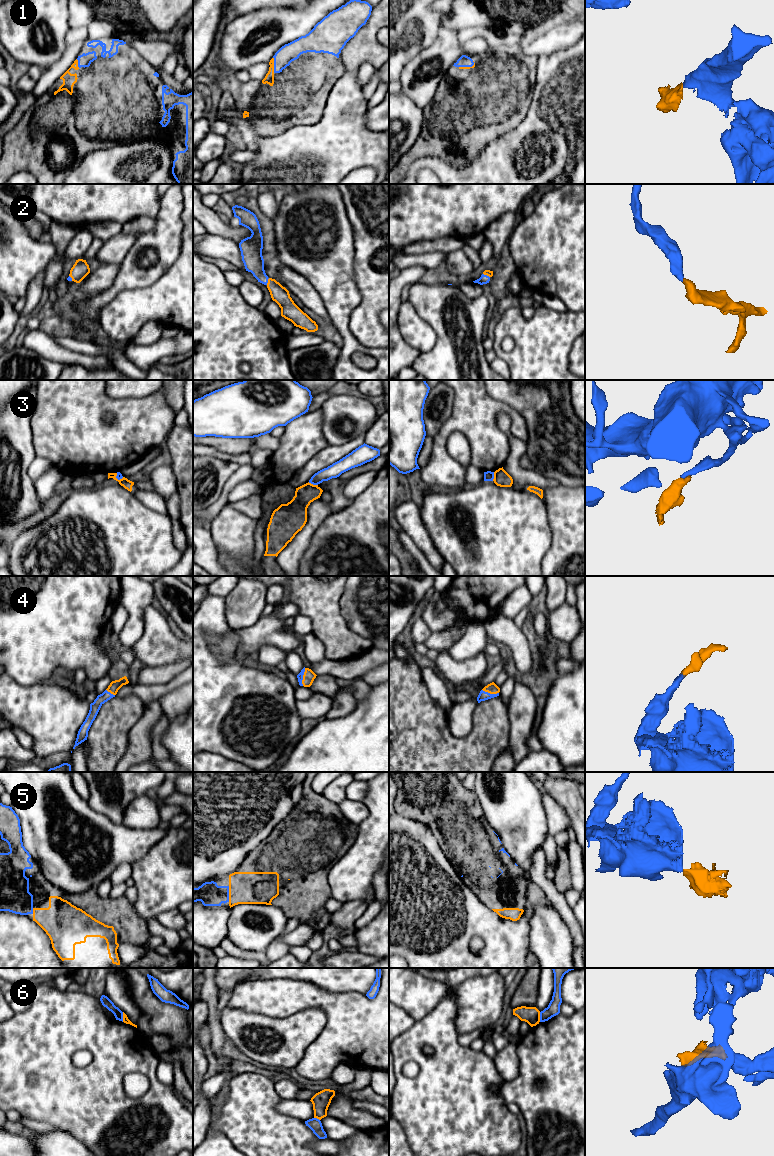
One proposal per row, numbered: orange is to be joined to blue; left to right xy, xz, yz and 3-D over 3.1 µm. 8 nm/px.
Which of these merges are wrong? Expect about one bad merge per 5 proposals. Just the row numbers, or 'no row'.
3, 6

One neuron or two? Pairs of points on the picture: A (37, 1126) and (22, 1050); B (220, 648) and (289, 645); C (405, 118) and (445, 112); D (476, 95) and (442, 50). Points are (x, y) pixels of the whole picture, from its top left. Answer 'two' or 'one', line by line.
A: two
B: one
C: two
D: two

